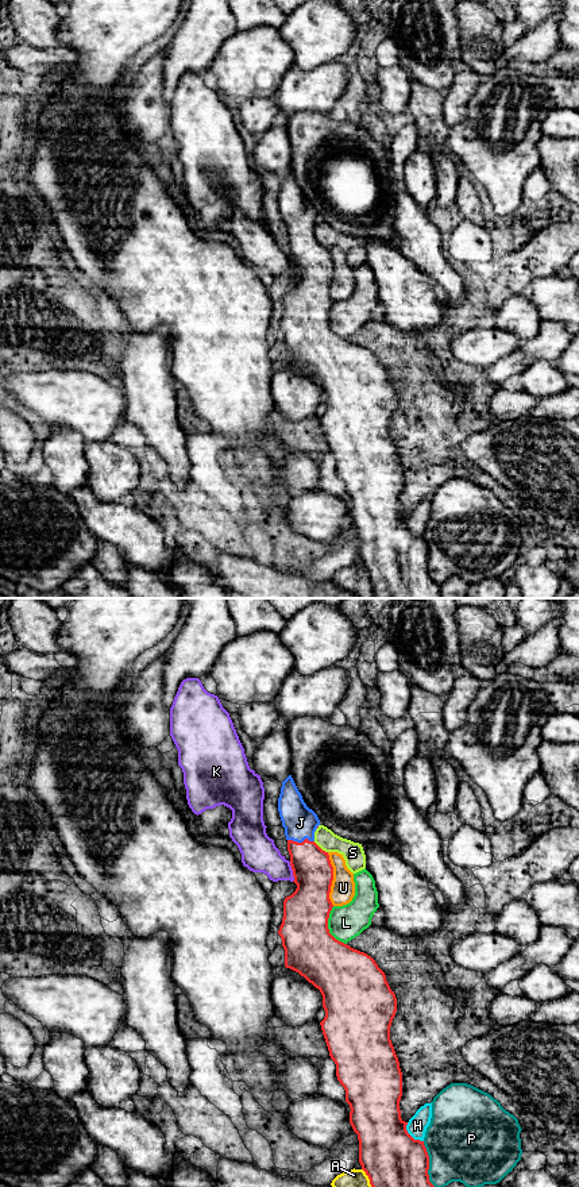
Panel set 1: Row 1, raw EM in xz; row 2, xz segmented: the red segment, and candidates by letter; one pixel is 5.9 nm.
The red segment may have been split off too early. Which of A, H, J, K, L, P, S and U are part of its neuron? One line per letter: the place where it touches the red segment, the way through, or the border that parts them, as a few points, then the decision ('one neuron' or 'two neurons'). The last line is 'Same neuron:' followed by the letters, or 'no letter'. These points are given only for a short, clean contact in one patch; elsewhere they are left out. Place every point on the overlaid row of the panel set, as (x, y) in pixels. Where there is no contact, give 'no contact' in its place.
A: contact xz (369, 1178); border xz (362, 1168), (371, 1186); two neurons
H: contact xz (409, 1135); two neurons
J: contact xz (302, 841); one neuron
K: contact xz (293, 871); two neurons
L: contact xz (327, 928); two neurons
P: contact xz (428, 1164); two neurons
S: contact xz (319, 847); two neurons
U: contact xz (332, 879); two neurons
Same neuron: J

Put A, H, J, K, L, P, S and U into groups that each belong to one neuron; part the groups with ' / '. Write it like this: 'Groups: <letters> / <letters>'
Groups: A / H / J / K / L S U / P

